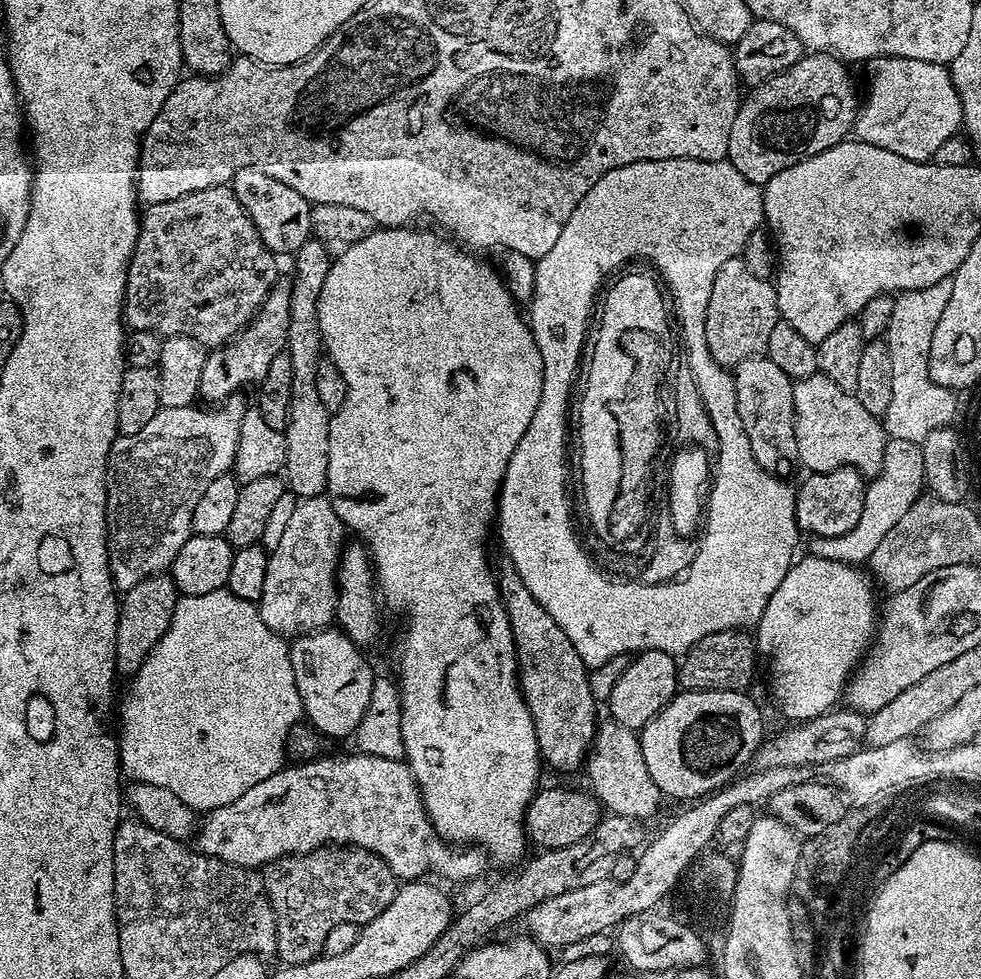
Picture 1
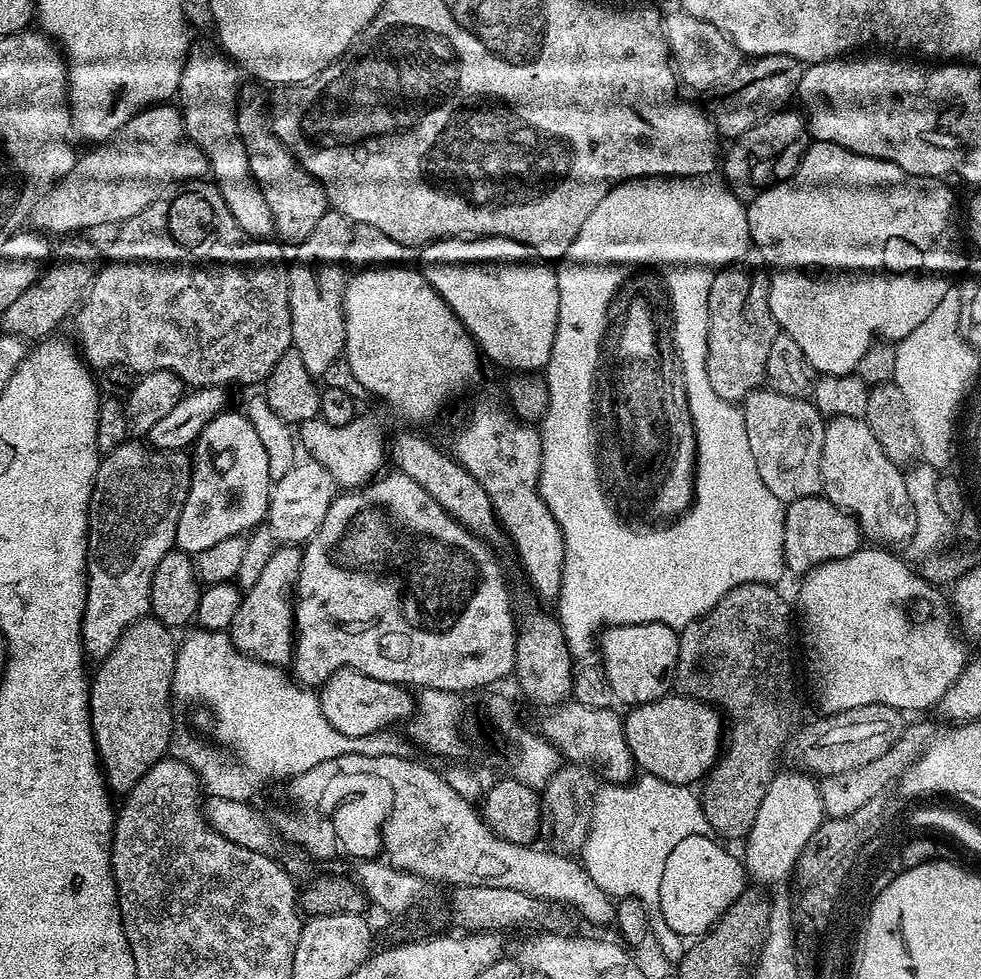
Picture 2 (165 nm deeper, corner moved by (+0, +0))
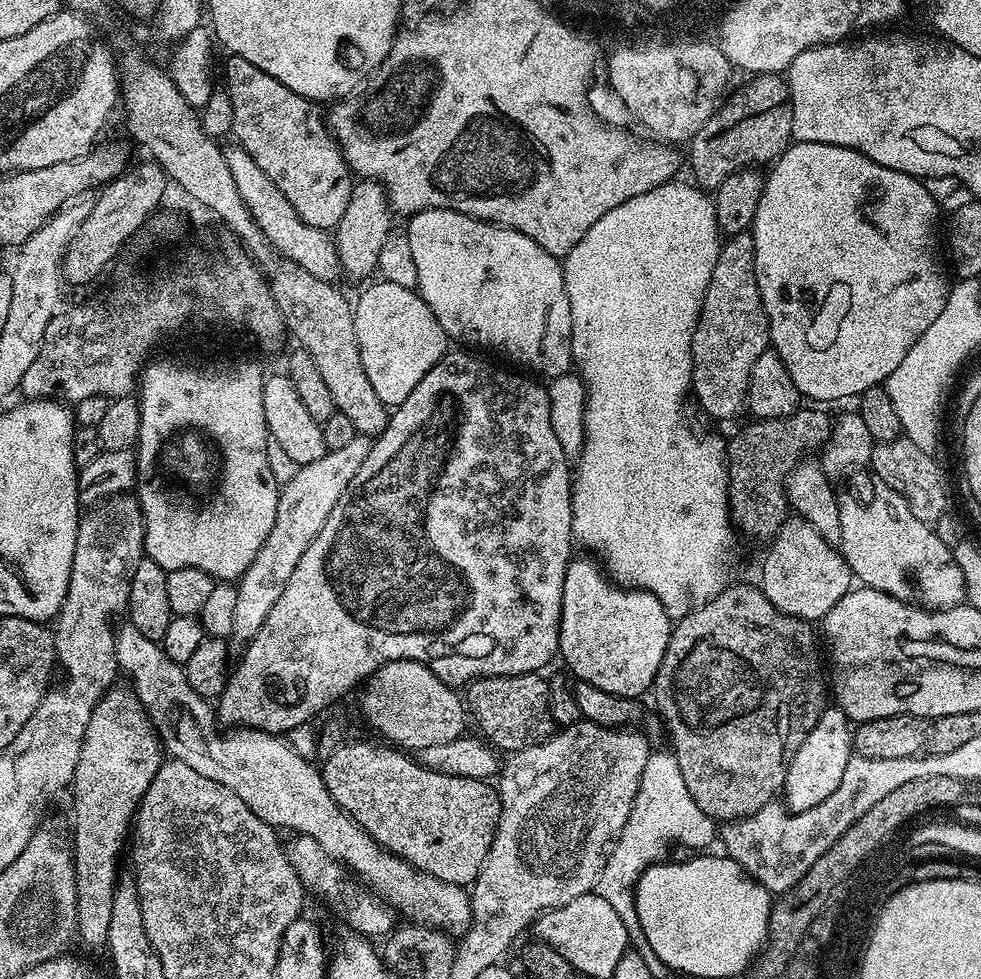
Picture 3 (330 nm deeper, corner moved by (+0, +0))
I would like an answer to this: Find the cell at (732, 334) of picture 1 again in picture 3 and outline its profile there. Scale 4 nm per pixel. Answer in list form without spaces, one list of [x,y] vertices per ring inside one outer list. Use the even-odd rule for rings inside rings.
[[[751,231],[740,232],[723,241],[718,262],[714,262],[714,274],[710,274],[710,286],[706,286],[700,317],[692,339],[692,386],[691,395],[696,396],[700,408],[716,420],[732,420],[745,411],[751,371],[764,351],[770,348],[768,319],[758,290],[758,278],[754,266],[754,242]]]

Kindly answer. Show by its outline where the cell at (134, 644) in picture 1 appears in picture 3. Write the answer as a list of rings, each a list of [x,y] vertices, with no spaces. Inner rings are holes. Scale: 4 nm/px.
[[[113,686],[94,706],[90,723],[86,726],[86,738],[82,738],[82,750],[78,754],[78,766],[74,766],[72,792],[72,828],[70,847],[74,862],[76,883],[76,930],[79,943],[88,948],[103,949],[108,942],[110,909],[114,906],[114,890],[121,879],[120,855],[125,855],[130,840],[130,829],[134,824],[136,806],[146,794],[154,774],[158,774],[162,763],[162,745],[152,719],[131,687]]]

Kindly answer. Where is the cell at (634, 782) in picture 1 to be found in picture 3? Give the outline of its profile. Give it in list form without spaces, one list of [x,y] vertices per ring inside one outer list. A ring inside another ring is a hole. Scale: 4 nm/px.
[[[534,672],[521,676],[487,676],[472,681],[466,688],[466,704],[471,719],[473,716],[477,726],[484,731],[483,739],[493,749],[501,753],[504,751],[504,754],[520,752],[523,748],[541,744],[553,735],[554,723],[548,702],[549,681]]]

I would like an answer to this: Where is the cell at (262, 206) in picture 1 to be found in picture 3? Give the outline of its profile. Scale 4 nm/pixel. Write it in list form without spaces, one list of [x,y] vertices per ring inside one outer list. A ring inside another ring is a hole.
[[[234,55],[227,57],[224,64],[223,87],[230,94],[230,106],[234,106],[234,126],[232,136],[235,143],[262,166],[263,172],[270,177],[270,182],[286,194],[286,202],[298,210],[298,218],[315,228],[335,229],[336,223],[346,211],[346,202],[350,202],[354,173],[349,168],[346,158],[340,153],[340,147],[332,138],[326,127],[325,117],[319,112],[313,101],[307,100],[302,94],[294,94],[290,86],[282,86],[278,78],[270,78],[266,70],[258,70],[254,62],[246,62],[246,58]]]

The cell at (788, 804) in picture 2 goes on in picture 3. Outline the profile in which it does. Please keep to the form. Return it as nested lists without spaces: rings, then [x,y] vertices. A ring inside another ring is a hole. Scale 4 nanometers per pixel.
[[[835,706],[825,707],[814,730],[806,734],[802,746],[798,746],[794,758],[788,763],[782,789],[782,803],[789,812],[810,810],[810,806],[826,802],[826,798],[830,798],[830,794],[838,790],[838,782],[842,782],[842,774],[846,771],[848,759],[854,755],[853,731],[853,725],[842,709]]]

